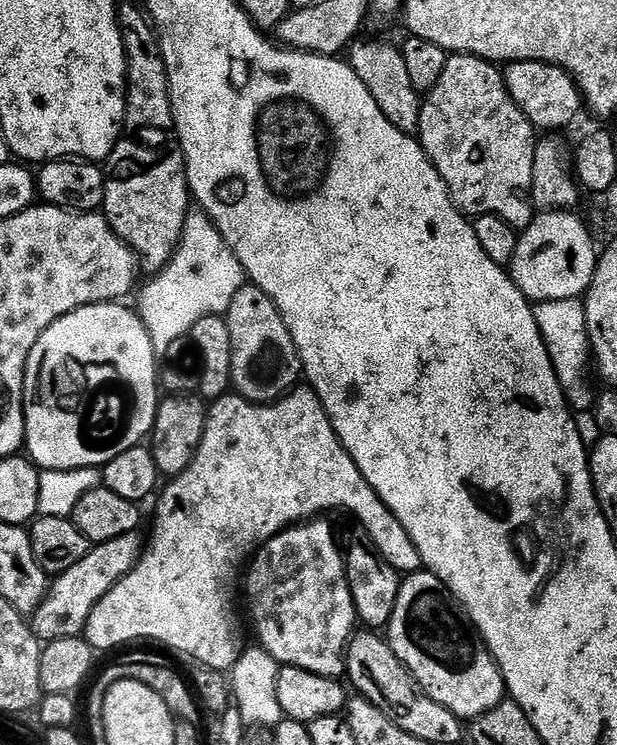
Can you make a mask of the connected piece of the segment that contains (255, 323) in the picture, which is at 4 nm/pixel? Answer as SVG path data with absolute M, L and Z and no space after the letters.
M245 282L238 294L234 294L234 302L230 302L226 319L232 335L232 382L239 395L253 404L275 404L301 383L300 355L270 294L266 294L257 284Z

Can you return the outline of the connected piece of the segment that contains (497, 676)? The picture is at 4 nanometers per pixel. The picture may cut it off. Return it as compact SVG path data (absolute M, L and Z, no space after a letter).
M419 571L403 577L386 639L411 679L424 687L423 695L431 703L441 704L461 721L471 722L505 700L504 679L472 617L454 598L447 584L433 572Z

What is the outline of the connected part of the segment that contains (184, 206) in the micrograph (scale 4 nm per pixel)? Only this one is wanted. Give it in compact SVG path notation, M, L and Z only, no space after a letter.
M173 146L165 150L161 156L155 156L148 148L116 147L112 151L110 163L107 165L107 179L104 182L104 207L102 214L108 224L125 240L136 253L139 263L148 274L161 272L176 253L180 235L186 222L186 214L190 210L190 193L188 191L188 175L184 161L184 149Z

